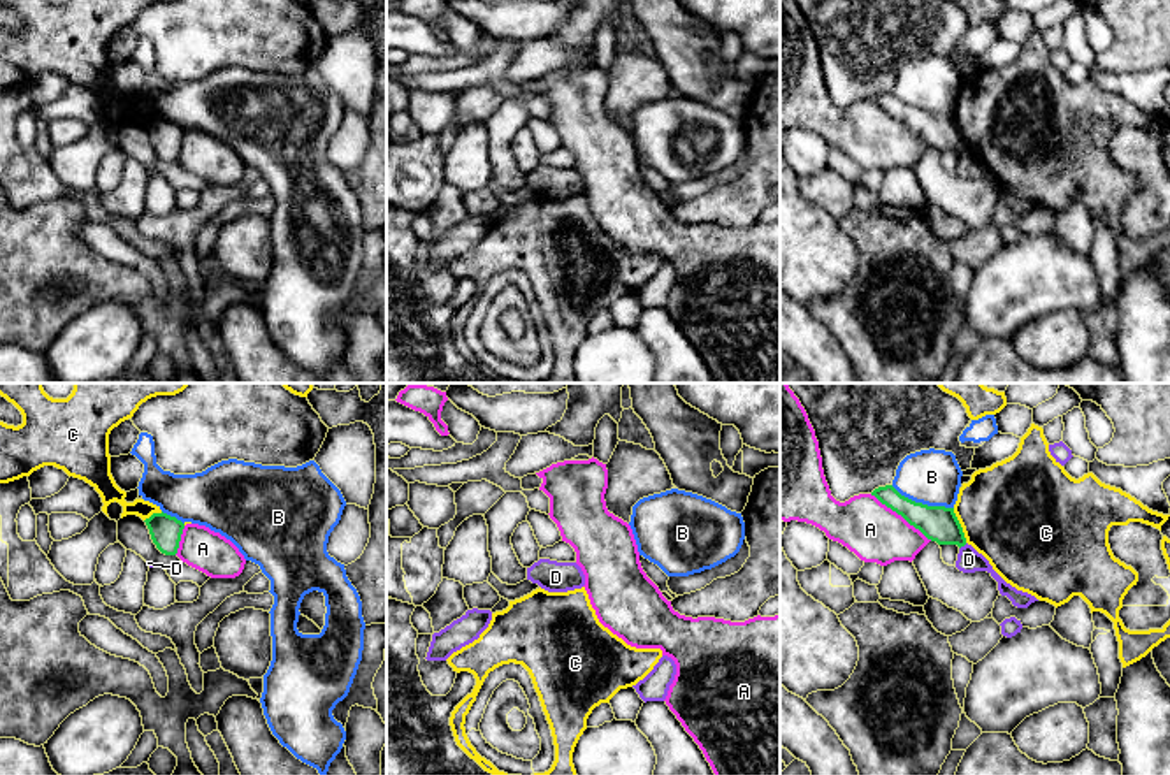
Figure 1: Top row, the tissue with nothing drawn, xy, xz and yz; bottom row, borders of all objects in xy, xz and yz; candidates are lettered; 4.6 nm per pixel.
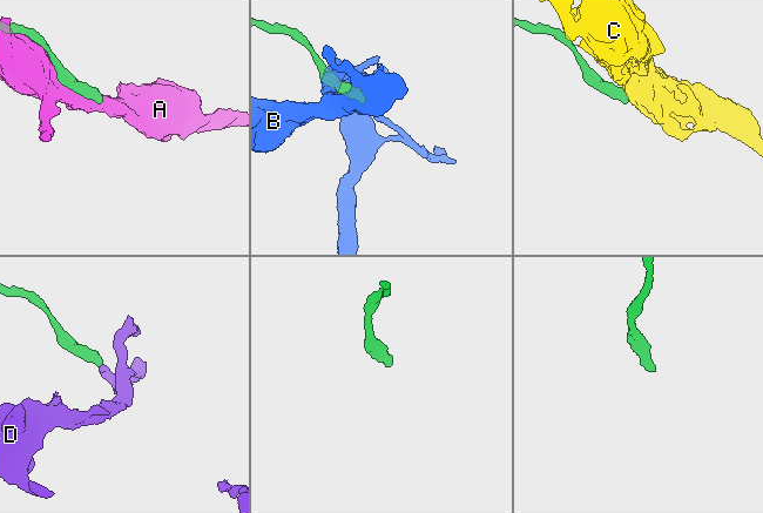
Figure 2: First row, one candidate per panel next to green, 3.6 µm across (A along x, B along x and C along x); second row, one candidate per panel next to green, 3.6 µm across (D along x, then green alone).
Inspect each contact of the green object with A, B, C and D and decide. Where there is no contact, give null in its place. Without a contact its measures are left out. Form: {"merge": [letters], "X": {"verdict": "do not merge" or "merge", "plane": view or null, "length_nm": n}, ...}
{"merge": [], "A": {"verdict": "do not merge", "plane": "yz", "length_nm": 360}, "B": {"verdict": "do not merge", "plane": "yz", "length_nm": 300}, "C": {"verdict": "do not merge", "plane": "yz", "length_nm": 170}, "D": {"verdict": "do not merge", "plane": "yz", "length_nm": 50}}

